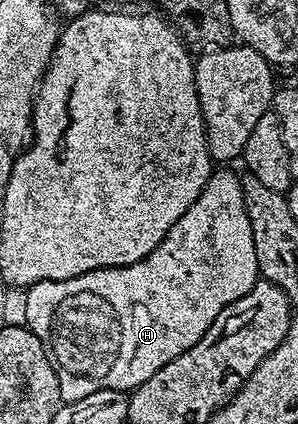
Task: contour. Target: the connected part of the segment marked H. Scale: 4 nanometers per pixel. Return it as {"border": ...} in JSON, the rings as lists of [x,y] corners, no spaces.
{"border":[[[218,167],[211,172],[208,183],[204,183],[204,191],[196,199],[196,203],[192,203],[192,207],[188,207],[188,211],[184,211],[184,215],[180,215],[180,219],[176,219],[176,223],[172,223],[172,231],[168,231],[168,235],[164,235],[160,247],[156,247],[156,251],[152,251],[144,259],[131,265],[88,271],[84,275],[63,281],[37,281],[35,285],[31,285],[25,290],[28,299],[28,319],[25,326],[35,333],[40,339],[40,343],[44,343],[46,358],[52,363],[52,367],[60,379],[60,395],[63,402],[82,399],[94,391],[104,391],[105,389],[134,390],[140,383],[152,379],[152,375],[156,375],[156,371],[160,371],[160,367],[172,363],[172,359],[184,355],[184,351],[192,348],[206,334],[208,327],[212,327],[212,323],[224,311],[224,307],[228,307],[233,301],[252,291],[252,287],[260,279],[256,263],[256,243],[252,243],[252,223],[248,219],[248,211],[244,207],[243,178],[237,177],[230,169],[233,168]]]}

